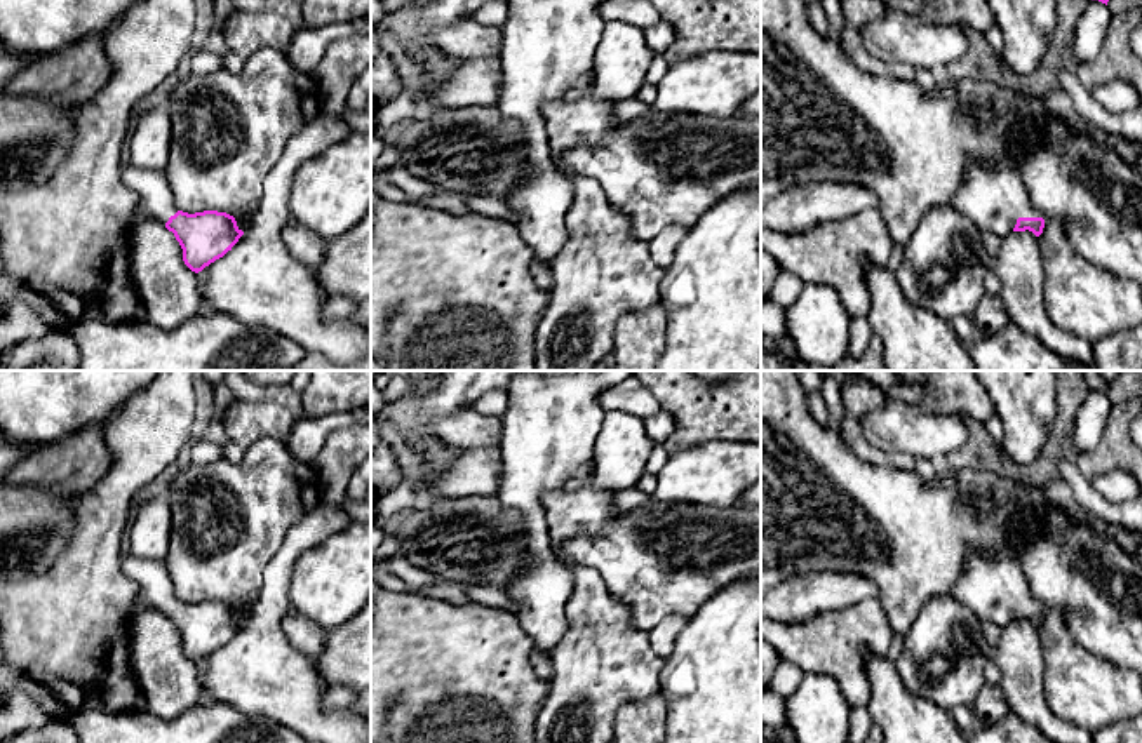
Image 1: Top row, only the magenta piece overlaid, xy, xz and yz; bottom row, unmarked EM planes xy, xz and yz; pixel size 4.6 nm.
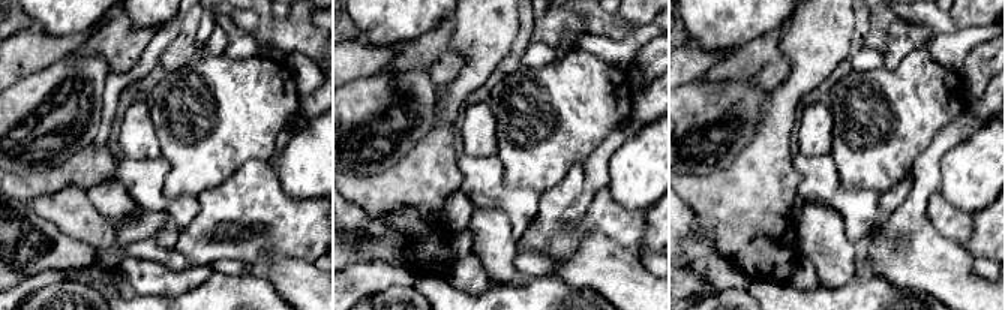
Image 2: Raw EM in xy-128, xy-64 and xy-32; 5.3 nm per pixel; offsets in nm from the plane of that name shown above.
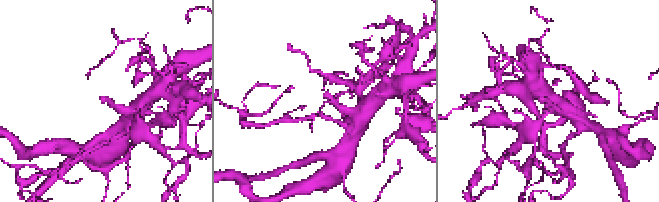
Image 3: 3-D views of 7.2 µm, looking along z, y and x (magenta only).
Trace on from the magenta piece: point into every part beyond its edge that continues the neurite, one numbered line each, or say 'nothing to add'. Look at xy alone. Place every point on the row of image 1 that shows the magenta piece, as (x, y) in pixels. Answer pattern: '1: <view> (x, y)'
nothing to add

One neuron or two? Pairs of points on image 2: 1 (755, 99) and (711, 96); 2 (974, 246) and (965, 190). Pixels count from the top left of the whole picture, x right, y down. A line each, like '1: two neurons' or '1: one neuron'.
1: one neuron
2: two neurons

